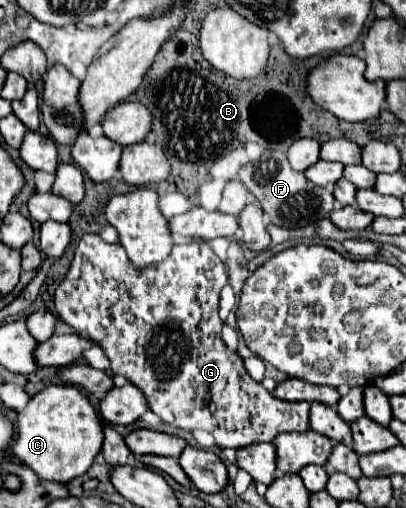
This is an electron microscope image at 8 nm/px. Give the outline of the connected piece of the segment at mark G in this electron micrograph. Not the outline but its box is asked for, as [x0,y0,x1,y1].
[54,234,310,448]

